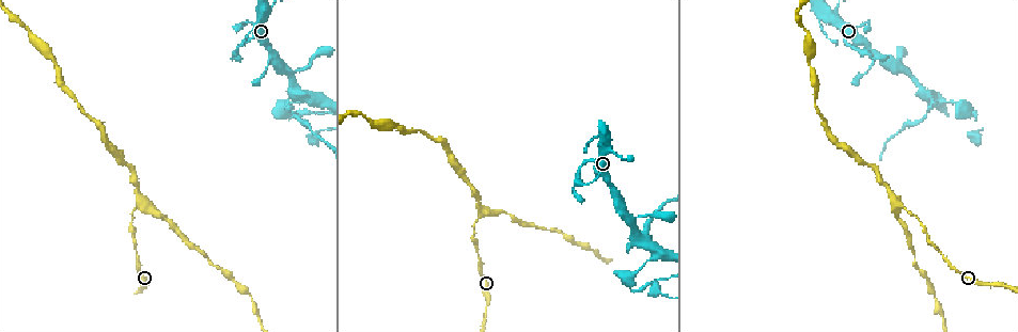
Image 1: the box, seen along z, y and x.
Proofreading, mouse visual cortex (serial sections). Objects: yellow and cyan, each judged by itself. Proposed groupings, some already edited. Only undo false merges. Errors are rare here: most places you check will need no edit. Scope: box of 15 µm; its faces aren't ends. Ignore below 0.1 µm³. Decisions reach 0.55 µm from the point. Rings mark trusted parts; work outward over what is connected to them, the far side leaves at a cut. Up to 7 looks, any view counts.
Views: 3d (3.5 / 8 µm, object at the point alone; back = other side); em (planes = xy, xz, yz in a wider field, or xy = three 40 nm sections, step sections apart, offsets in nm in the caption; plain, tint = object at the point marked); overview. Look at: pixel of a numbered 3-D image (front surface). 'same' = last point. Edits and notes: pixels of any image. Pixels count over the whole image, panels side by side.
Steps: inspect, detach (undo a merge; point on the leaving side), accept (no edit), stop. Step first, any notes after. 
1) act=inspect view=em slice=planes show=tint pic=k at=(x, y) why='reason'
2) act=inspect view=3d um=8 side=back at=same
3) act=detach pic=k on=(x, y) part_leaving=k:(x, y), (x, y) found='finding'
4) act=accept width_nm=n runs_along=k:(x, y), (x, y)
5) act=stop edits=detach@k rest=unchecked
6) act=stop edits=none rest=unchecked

act=inspect view=3d um=3.5 pic=1 at=(616, 196)

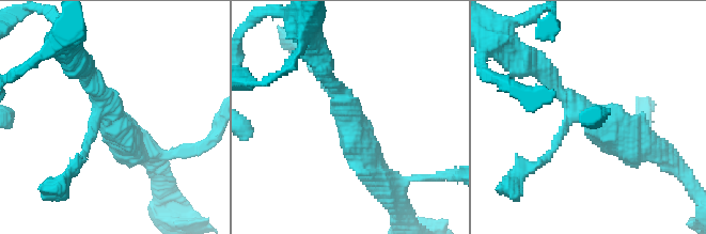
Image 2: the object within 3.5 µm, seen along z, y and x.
act=inspect view=em slice=xy step=2 show=tint pic=2 at=(347, 117)

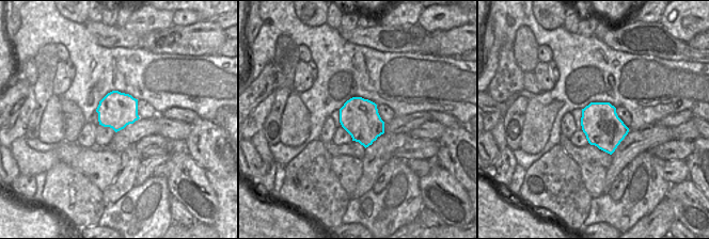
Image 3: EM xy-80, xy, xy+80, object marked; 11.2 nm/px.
act=accept runs_along=2:(542, 69), (601, 126), (642, 142) found='all the same cell'

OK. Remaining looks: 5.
act=inspect view=3d um=3.5 pic=1 at=(295, 90) why='abrupt turn'

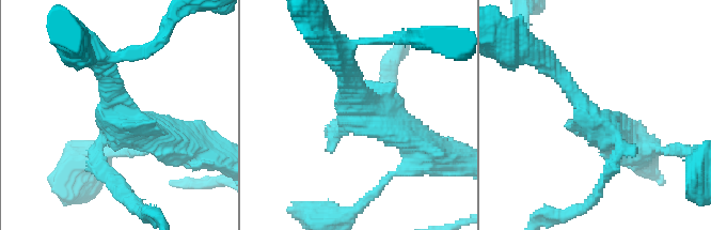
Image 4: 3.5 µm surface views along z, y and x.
act=inspect view=em slice=xy step=1 show=tint pic=4 at=(114, 118)

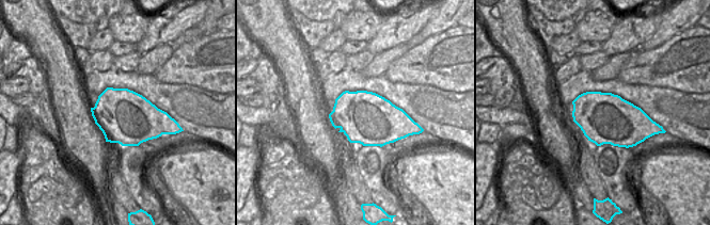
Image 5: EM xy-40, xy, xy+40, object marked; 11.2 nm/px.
act=accept found='one cell here'

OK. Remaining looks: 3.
act=inspect view=3d um=3.5 pic=1 at=(269, 8) why='calibre changes'

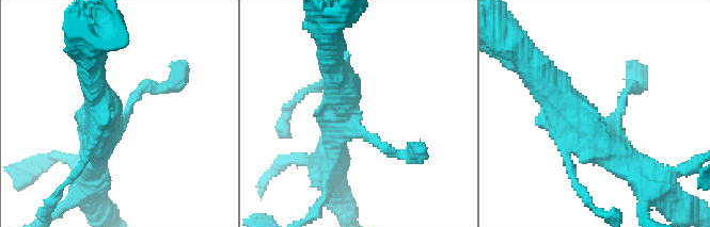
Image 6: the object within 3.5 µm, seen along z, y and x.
act=inspect view=em slice=xy step=5 show=tint pic=6 at=(123, 120)

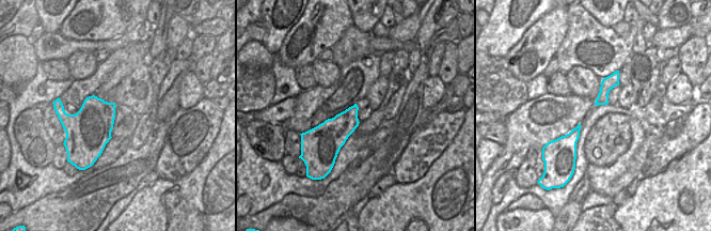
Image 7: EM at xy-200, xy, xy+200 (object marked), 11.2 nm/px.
act=accept width_nm=280 runs_along=6:(96, 167), (129, 101), (169, 85) found='continuous, no second cell'

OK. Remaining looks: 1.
act=stop edits=none rest=unchecked

